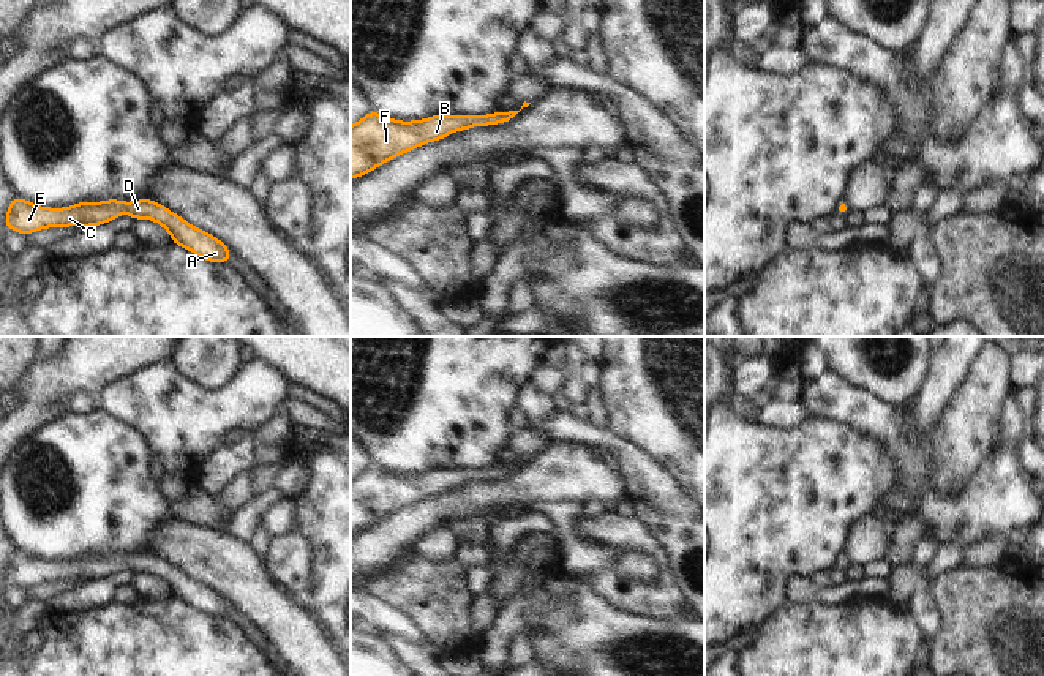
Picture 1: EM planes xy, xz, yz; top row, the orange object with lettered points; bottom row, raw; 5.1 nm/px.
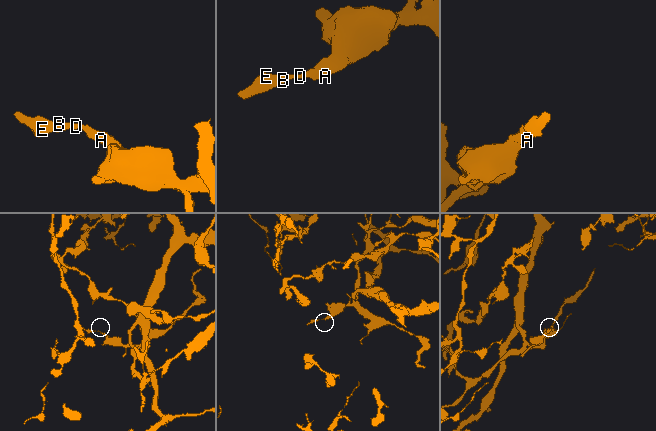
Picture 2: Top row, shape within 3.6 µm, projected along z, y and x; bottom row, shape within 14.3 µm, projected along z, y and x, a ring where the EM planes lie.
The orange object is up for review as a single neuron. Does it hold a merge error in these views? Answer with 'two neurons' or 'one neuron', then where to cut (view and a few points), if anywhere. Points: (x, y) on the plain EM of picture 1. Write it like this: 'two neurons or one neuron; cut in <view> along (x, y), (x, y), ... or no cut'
one neuron; no cut

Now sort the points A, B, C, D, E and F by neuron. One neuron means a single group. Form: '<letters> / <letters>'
A B C D E F

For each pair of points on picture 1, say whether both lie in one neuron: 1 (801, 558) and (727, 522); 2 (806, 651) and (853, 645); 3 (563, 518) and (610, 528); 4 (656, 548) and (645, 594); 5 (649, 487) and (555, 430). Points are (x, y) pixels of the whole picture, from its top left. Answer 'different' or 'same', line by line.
1: same
2: same
3: different
4: same
5: same

